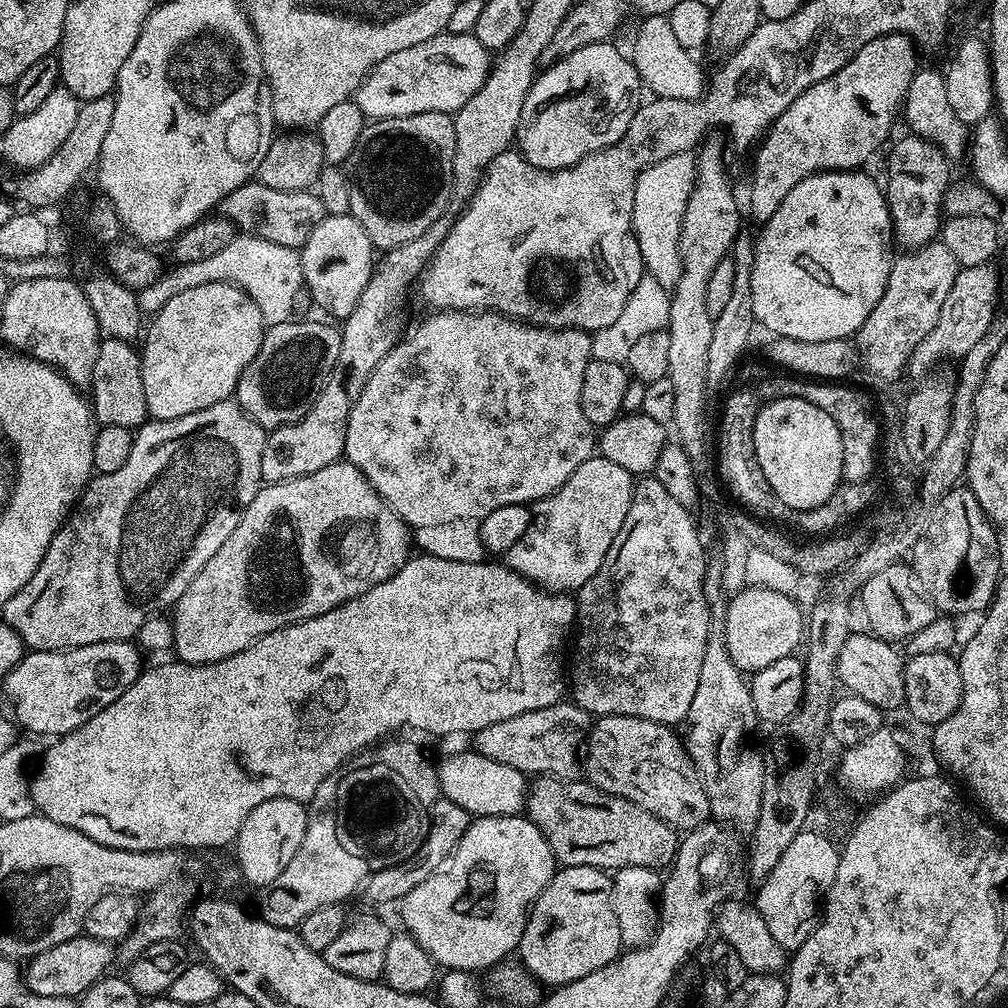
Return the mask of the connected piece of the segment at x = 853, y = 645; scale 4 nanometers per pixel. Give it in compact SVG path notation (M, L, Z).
M864 632L846 638L836 662L836 679L851 695L866 698L881 710L899 709L904 702L904 660L889 641Z

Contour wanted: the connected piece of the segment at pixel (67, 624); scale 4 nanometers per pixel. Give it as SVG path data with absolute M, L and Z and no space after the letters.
M229 398L222 402L214 402L214 406L206 406L206 410L194 410L194 414L186 414L186 418L173 420L154 420L147 422L135 429L130 446L130 458L126 458L122 470L114 470L114 474L105 476L97 475L88 481L88 487L80 494L76 507L68 514L68 519L54 534L38 570L34 570L34 578L18 590L2 606L3 623L8 624L19 634L25 649L38 652L59 652L66 648L90 646L94 642L114 642L115 640L132 640L136 631L143 626L149 618L171 609L182 598L182 594L198 578L202 566L218 554L222 542L234 534L234 526L242 522L242 514L250 502L260 493L262 487L262 450L266 430L254 418L247 416L236 403Z

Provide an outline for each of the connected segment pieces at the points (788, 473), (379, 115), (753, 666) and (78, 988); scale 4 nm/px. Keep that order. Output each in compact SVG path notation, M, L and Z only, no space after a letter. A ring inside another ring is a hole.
M780 396L761 403L754 422L754 454L770 490L787 508L803 512L818 509L844 480L842 434L834 418L806 398Z
M445 30L434 38L426 38L426 42L418 42L418 46L410 46L410 50L398 50L398 54L382 58L382 62L372 68L371 74L356 88L354 102L369 121L393 120L427 112L455 114L459 108L466 106L466 102L470 102L492 71L493 57L488 56L488 48L483 43L488 45L479 35L470 32L454 34Z
M747 586L741 589L736 597L728 600L723 634L726 650L730 654L730 662L734 662L734 666L738 666L741 672L751 674L770 666L770 662L778 662L778 658L793 655L801 647L802 637L806 632L806 616L803 611L800 613L799 606L791 600L793 597L787 592Z
M79 935L62 942L59 946L50 946L42 954L33 956L27 961L22 979L27 991L35 996L46 998L79 998L84 995L94 982L98 982L113 967L116 959L116 948L93 936ZM28 968L28 972L27 972Z

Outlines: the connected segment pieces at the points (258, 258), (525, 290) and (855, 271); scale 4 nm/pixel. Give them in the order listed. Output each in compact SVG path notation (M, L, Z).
M238 234L225 248L210 258L198 262L186 262L169 267L158 282L146 286L137 295L141 313L155 314L178 294L194 286L206 286L206 282L222 282L238 286L262 310L265 325L281 324L293 319L296 295L304 288L304 271L299 251L290 246L278 246L278 242L266 242L266 238Z
M652 98L637 107L634 118L630 118L630 126L626 126L626 134L618 138L609 148L591 152L574 166L559 168L551 172L542 170L520 155L519 151L509 150L498 154L488 163L484 170L484 177L476 187L471 200L463 205L464 213L453 219L452 229L446 238L436 247L432 261L424 267L418 280L418 292L432 310L451 310L454 312L498 312L501 316L508 316L511 320L523 320L525 324L535 324L538 328L577 328L589 334L610 326L610 322L618 319L618 314L626 307L626 298L634 294L634 286L645 276L642 250L638 250L636 236L632 232L632 215L634 214L634 186L638 174L646 170L654 162L662 162L662 158L670 158L674 154L692 152L701 143L704 131L710 128L708 109L700 100L679 100L678 98Z
M853 170L850 172L816 172L807 176L774 210L769 220L763 221L760 237L755 237L754 264L750 274L750 294L754 302L752 311L755 323L772 331L773 337L785 336L786 338L798 338L798 342L830 342L831 340L848 340L859 332L862 322L870 318L870 310L878 306L878 298L882 298L882 290L886 290L886 282L890 278L892 261L894 259L894 239L892 233L891 214L885 200L885 189L872 176L867 176L867 171Z

